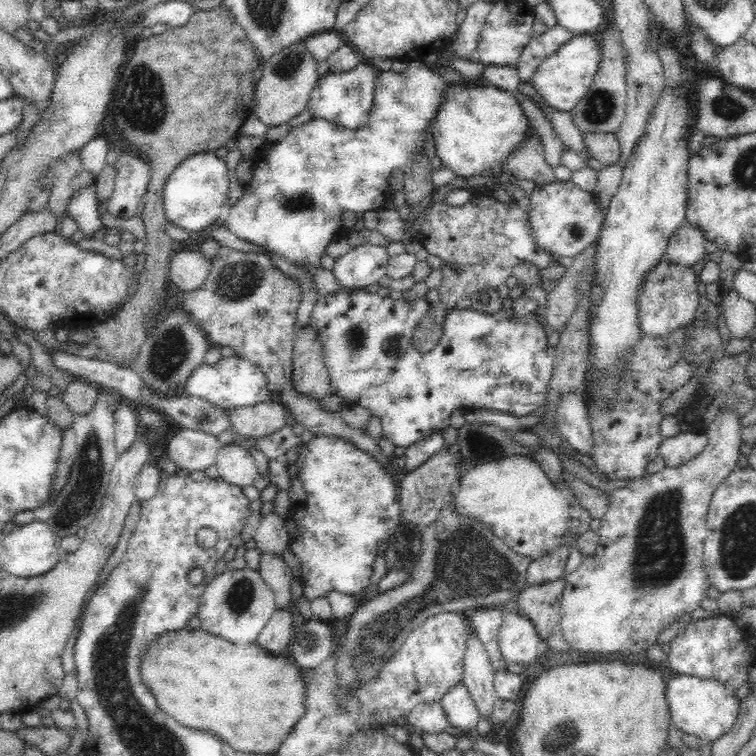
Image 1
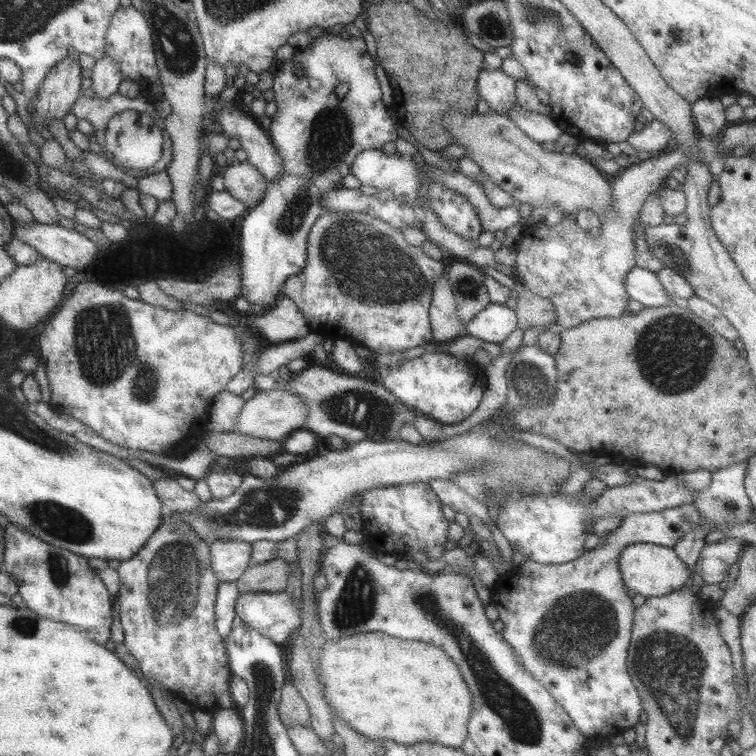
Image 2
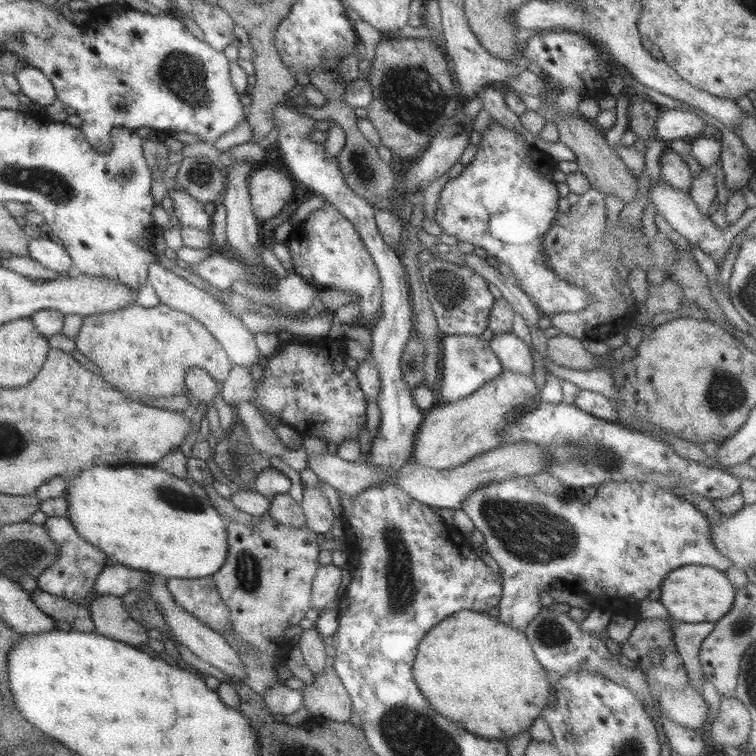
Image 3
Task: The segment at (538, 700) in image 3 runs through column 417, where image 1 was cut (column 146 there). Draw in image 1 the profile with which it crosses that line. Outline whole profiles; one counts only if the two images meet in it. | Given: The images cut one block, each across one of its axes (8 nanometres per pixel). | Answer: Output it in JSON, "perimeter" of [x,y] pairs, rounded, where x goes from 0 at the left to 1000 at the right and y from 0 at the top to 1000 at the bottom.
{"perimeter":[[[266,831],[224,833],[190,853],[184,893],[209,937],[241,960],[288,971],[307,989],[340,999],[365,995],[402,944],[403,906],[397,884],[374,868],[357,868],[337,852],[307,852]]]}

